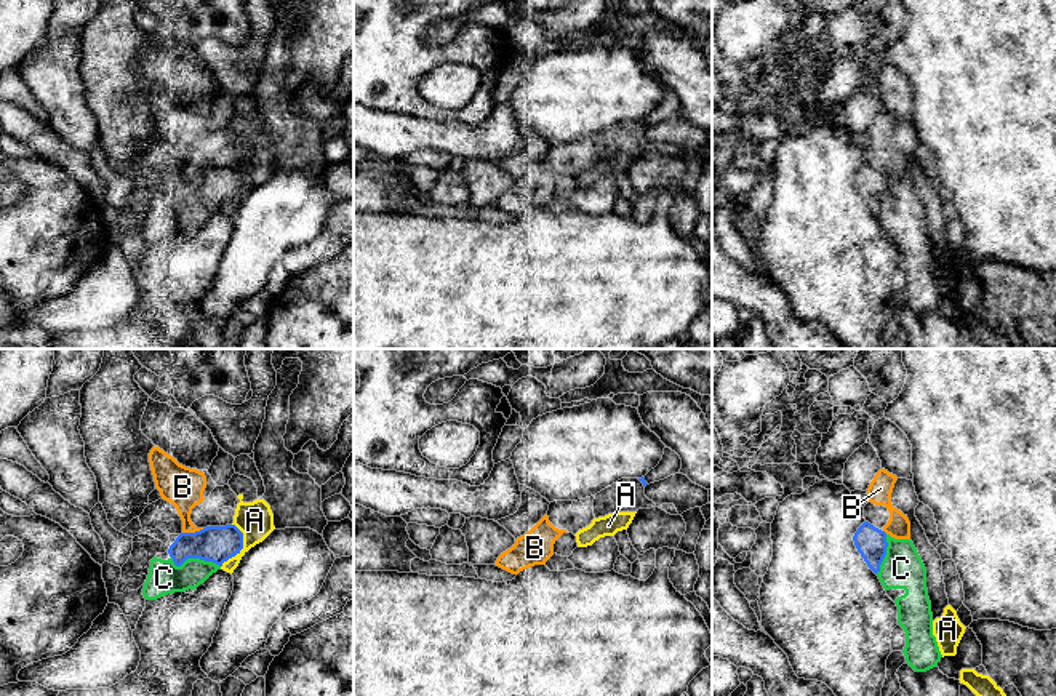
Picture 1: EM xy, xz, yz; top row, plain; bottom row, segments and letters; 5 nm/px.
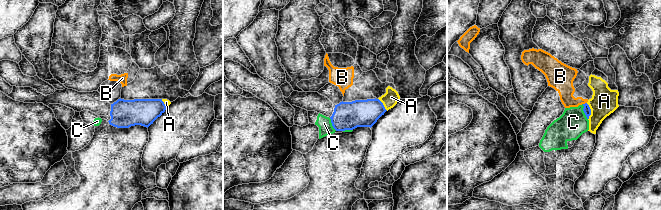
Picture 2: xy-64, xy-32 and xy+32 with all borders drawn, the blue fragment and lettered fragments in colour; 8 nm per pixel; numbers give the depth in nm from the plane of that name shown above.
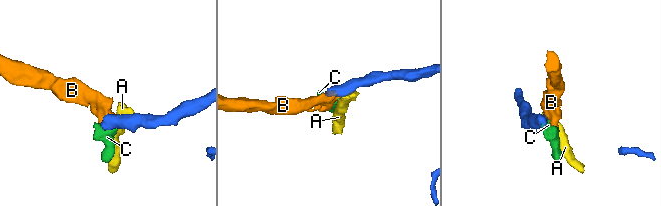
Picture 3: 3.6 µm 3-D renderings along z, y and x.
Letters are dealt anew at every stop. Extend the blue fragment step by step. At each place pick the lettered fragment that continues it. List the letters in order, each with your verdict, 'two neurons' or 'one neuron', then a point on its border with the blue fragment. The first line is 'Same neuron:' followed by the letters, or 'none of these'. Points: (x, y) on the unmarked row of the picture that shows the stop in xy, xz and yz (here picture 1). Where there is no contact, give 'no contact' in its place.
Same neuron: none of these
A: two neurons | xy (242, 189)
B: two neurons | xy (192, 175)
C: two neurons | xy (194, 199)

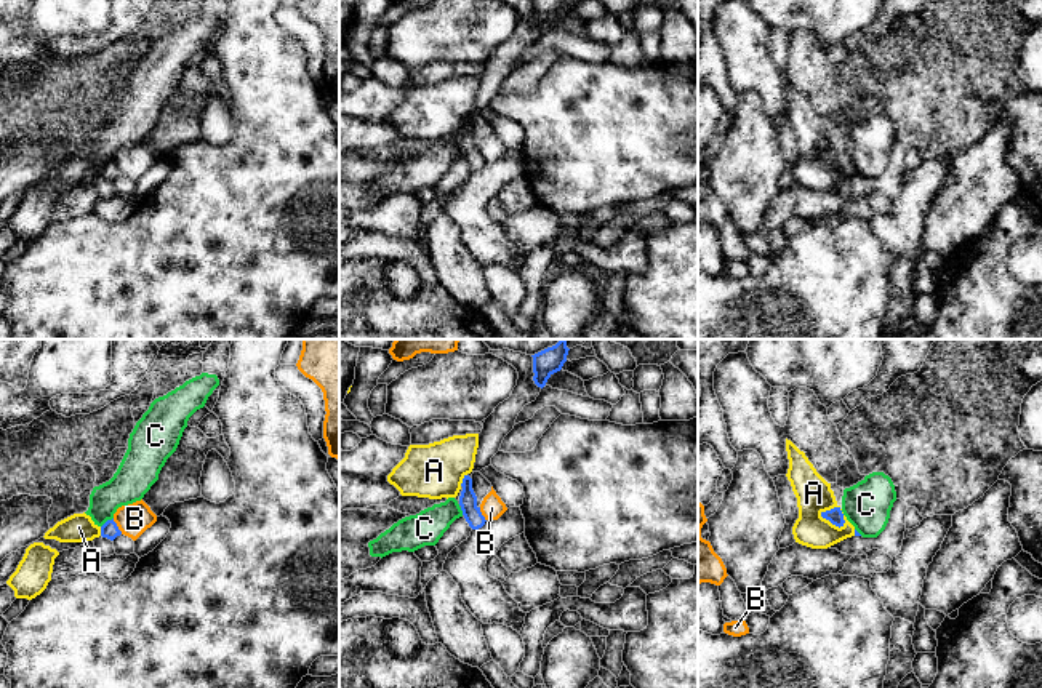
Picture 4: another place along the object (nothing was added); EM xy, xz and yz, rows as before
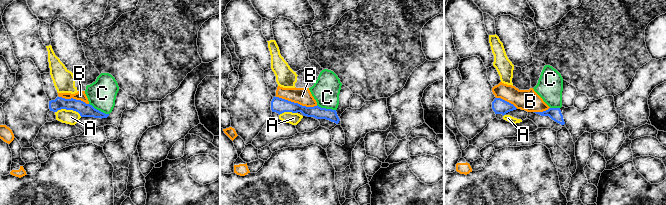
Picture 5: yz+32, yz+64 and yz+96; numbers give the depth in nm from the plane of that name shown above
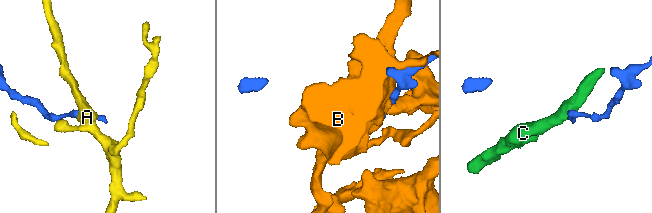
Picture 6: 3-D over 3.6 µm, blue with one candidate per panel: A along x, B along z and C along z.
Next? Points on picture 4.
Same neuron: none of these
A: two neurons | yz (833, 165)
B: two neurons | xy (117, 168)
C: two neurons | xy (106, 164)

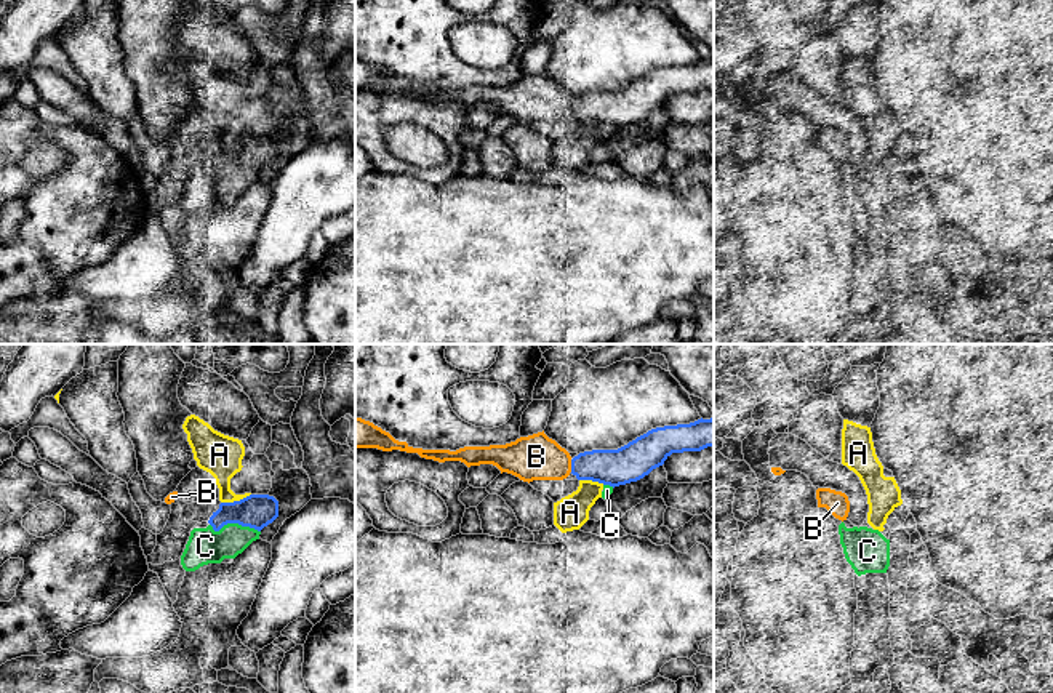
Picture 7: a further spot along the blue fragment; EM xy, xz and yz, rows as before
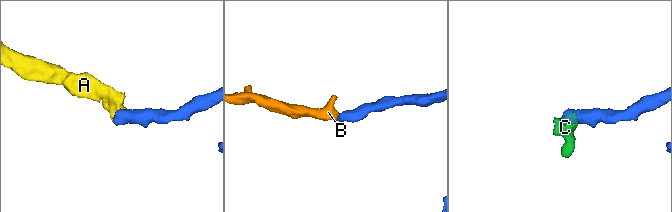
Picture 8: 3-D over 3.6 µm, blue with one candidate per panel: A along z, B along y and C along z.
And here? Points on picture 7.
Same neuron: B
A: two neurons | xy (236, 143)
B: one neuron | xz (572, 108)
C: two neurons | xy (234, 164)

